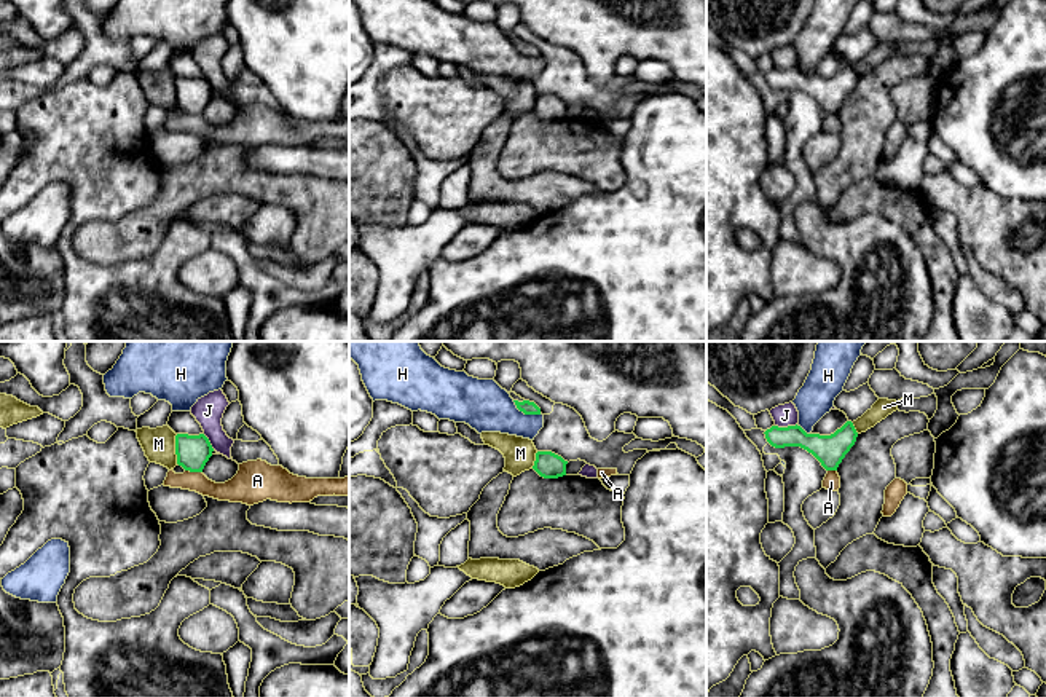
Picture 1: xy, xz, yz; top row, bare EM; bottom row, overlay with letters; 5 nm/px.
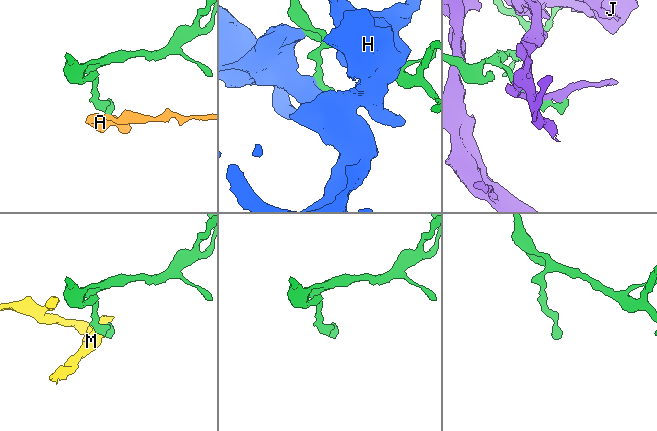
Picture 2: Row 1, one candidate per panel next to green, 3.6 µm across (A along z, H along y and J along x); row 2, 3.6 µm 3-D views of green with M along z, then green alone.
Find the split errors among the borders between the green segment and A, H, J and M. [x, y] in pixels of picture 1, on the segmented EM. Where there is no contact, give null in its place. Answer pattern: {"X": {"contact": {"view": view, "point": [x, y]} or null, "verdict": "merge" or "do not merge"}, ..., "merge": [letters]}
{"A": {"contact": {"view": "xy", "point": [193, 471]}, "verdict": "do not merge"}, "H": {"contact": {"view": "xz", "point": [526, 413]}, "verdict": "do not merge"}, "J": {"contact": {"view": "yz", "point": [785, 428]}, "verdict": "do not merge"}, "M": {"contact": {"view": "xy", "point": [176, 448]}, "verdict": "do not merge"}, "merge": []}

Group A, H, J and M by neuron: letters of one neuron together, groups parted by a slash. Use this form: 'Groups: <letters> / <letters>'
Groups: A / H / J / M

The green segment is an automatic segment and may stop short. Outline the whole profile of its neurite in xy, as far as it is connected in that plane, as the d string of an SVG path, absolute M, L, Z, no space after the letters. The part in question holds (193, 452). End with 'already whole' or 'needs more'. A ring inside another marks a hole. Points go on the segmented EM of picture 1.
M177 434L175 435L175 455L177 464L190 472L203 472L206 463L212 456L212 445L204 434L188 435Z; already whole

